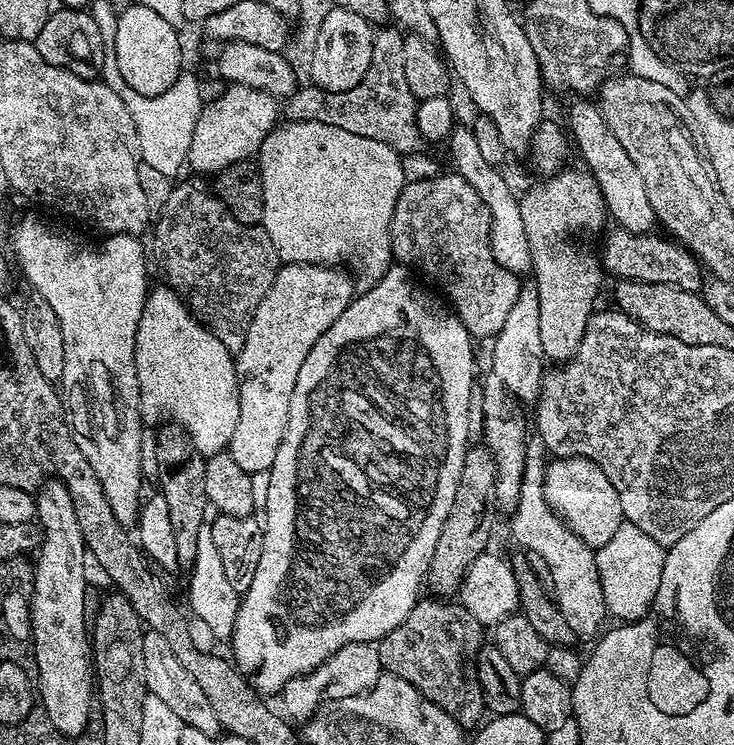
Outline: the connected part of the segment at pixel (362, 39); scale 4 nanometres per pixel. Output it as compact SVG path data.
M332 6L318 31L310 67L311 83L323 92L341 92L358 86L370 66L373 39L374 28L366 18L354 14L354 10Z

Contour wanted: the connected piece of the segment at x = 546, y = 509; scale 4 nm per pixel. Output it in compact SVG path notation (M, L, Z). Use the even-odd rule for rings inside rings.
M536 446L528 449L528 461L524 464L524 481L520 487L520 501L516 503L511 513L512 536L521 544L521 549L539 553L547 563L551 577L554 578L553 597L558 610L562 610L562 618L566 618L570 630L574 630L577 638L592 635L595 637L605 627L604 620L606 621L596 553L586 546L586 542L582 542L582 538L578 538L578 534L571 532L564 519L546 502L544 497L546 460L540 457L539 451L541 452L541 449Z

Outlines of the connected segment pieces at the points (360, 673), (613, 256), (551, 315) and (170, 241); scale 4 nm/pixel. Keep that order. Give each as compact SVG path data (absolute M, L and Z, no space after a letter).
M350 642L346 646L342 646L342 650L334 653L329 660L322 662L322 666L318 666L313 672L308 672L305 676L299 676L286 682L282 693L285 708L283 711L293 721L307 722L320 709L322 702L350 698L360 692L366 692L376 685L380 675L382 675L382 669L379 647L375 643Z
M619 226L613 227L613 232L604 240L604 260L602 256L602 268L605 273L621 280L637 280L638 282L650 282L651 284L673 284L687 292L700 292L702 288L702 279L700 280L700 271L702 265L687 247L679 243L663 240L657 234L637 234L627 232L625 228Z
M580 168L557 170L536 184L520 200L522 222L526 226L526 242L530 246L532 259L531 275L538 290L538 330L540 331L540 352L543 359L567 362L575 357L582 342L582 334L588 325L588 319L594 315L597 307L596 295L600 292L600 283L606 279L601 265L588 252L580 252L576 244L571 244L567 236L576 236L579 232L596 232L609 219L608 208L602 198L602 190L591 172Z
M181 179L173 187L166 206L162 206L155 217L156 256L168 279L165 280L167 287L173 288L188 305L189 312L207 326L214 338L218 338L218 342L226 346L228 352L235 354L242 350L250 322L254 318L254 310L258 310L258 302L266 298L266 290L274 286L274 278L282 267L282 261L274 250L274 242L270 242L270 234L266 234L262 226L238 222L238 218L234 218L234 214L226 210L224 203L215 194L204 189L204 184L200 181L203 179L194 179L198 180Z

